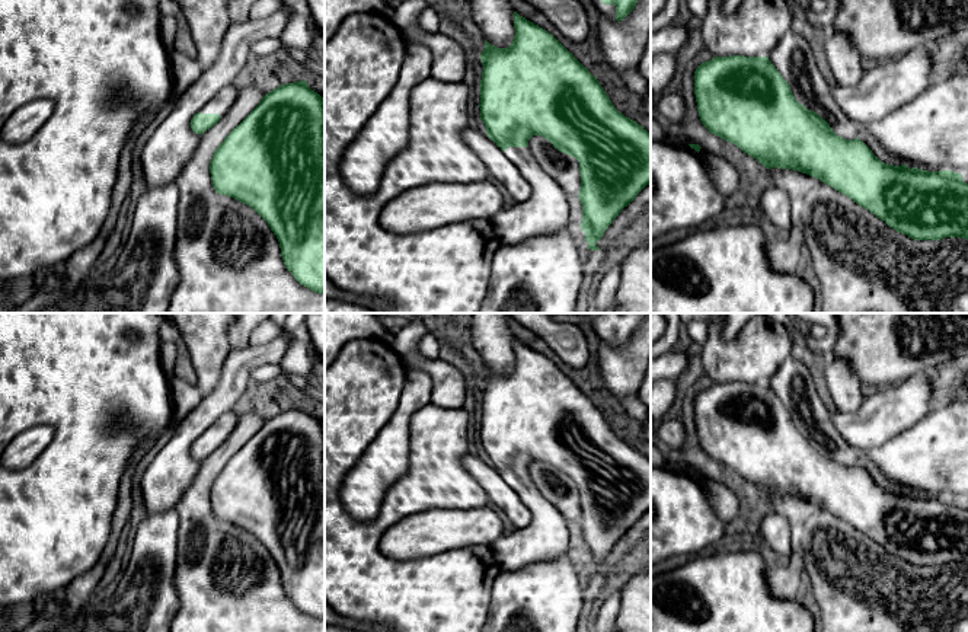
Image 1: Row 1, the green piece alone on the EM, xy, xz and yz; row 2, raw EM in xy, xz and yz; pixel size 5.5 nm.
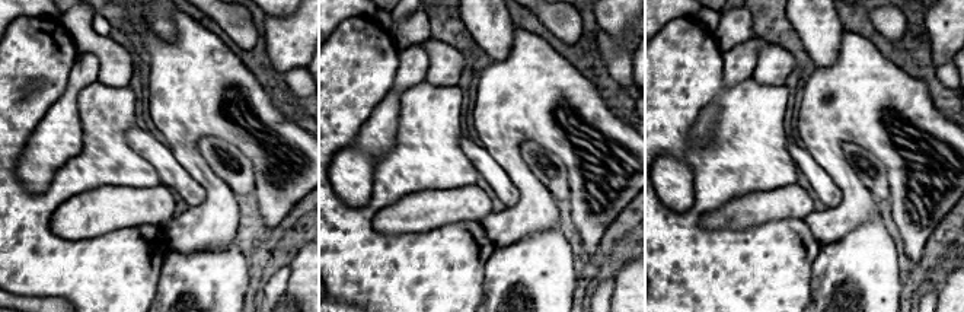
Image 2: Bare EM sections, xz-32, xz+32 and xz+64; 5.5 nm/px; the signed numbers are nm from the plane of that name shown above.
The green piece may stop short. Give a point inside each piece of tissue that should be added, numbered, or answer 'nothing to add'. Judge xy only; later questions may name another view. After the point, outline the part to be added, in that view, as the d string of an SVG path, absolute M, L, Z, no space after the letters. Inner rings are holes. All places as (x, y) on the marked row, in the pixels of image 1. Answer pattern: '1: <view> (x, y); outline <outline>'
1: xy (220, 104); outline M237 83L223 87L210 102L201 108L201 114L218 114L224 116L230 106L234 103L239 93Z

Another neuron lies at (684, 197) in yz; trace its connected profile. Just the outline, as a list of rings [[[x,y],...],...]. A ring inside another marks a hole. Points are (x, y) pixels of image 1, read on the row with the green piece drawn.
[[[651,141],[651,176],[655,182],[651,194],[651,239],[677,229],[709,226],[725,211],[728,198],[713,185],[699,153],[690,146]]]

